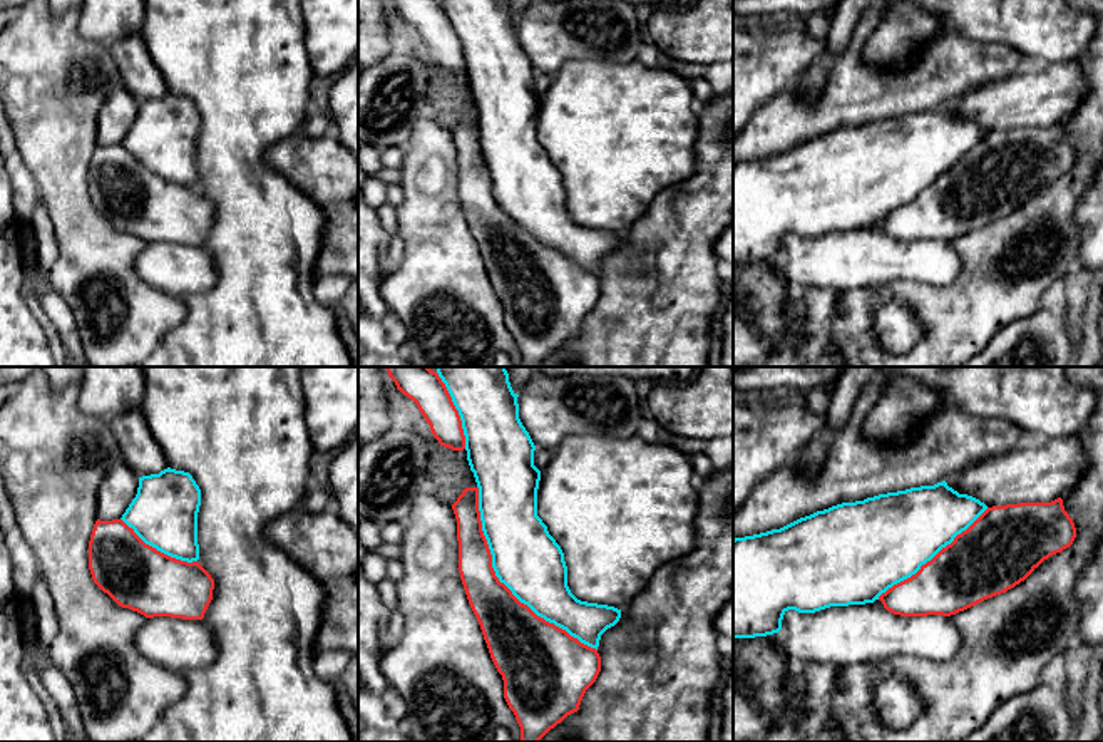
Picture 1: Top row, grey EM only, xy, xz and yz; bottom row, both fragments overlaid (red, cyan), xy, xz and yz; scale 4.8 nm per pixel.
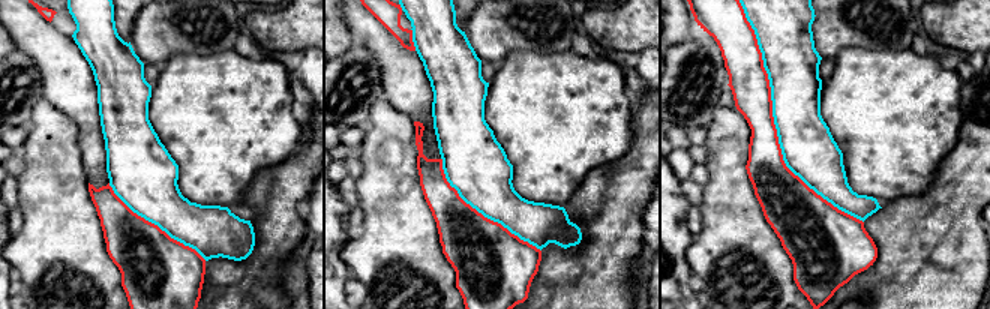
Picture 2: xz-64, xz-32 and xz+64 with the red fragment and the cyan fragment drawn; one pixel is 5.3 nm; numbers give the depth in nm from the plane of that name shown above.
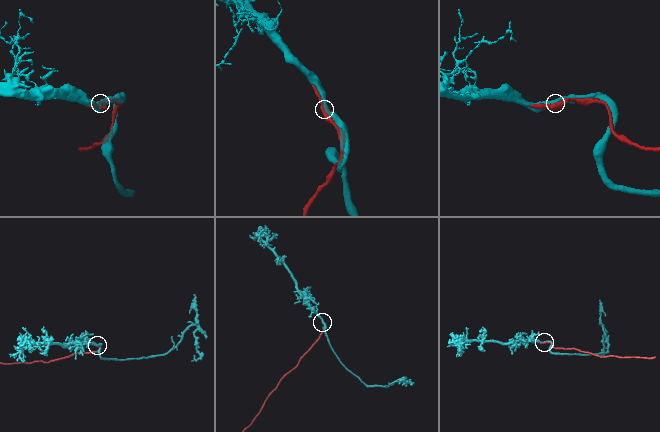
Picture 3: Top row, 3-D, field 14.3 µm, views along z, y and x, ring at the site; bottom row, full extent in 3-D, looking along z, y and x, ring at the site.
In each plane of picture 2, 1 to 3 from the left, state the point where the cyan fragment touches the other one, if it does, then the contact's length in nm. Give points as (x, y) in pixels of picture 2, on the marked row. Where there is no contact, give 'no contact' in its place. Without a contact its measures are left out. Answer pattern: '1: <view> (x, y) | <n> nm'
1: xz-64 (156, 225) | 650 nm
2: xz-32 (480, 213) | 750 nm
3: xz+64 (773, 122) | 1350 nm

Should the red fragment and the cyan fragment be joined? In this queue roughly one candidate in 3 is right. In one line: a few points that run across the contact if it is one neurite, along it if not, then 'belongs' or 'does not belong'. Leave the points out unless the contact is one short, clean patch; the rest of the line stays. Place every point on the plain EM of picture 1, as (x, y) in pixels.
belongs

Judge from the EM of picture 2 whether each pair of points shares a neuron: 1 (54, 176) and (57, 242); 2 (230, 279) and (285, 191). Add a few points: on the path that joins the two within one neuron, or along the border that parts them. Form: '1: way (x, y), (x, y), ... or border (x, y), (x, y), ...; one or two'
1: way (54, 192), (57, 225); one
2: way (254, 264), (276, 240), (276, 215); one

